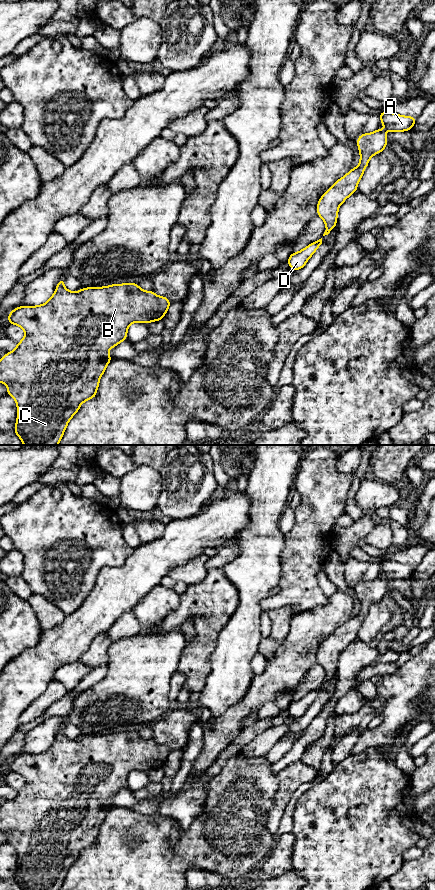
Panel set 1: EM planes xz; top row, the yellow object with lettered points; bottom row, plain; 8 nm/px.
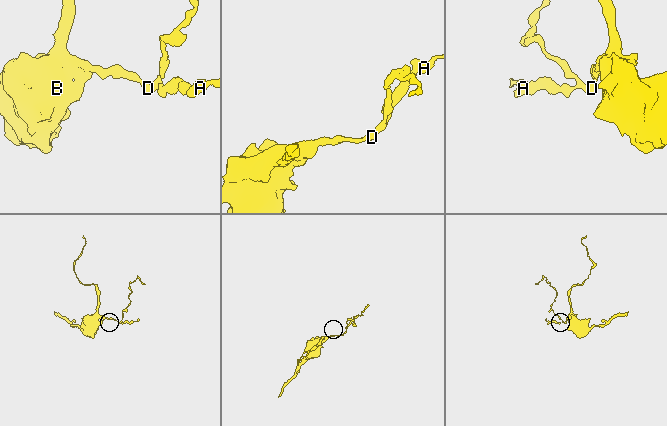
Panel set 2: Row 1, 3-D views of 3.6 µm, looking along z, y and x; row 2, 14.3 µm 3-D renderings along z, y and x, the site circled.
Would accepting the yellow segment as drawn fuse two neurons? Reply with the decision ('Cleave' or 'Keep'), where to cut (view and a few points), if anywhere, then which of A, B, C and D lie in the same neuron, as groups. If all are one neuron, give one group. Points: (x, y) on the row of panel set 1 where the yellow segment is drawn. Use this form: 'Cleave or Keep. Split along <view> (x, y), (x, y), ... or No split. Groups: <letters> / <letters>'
Keep. No split. Groups: A B C D

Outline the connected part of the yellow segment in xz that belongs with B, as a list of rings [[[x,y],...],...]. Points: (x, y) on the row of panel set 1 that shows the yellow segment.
[[[65,279],[59,280],[54,294],[46,303],[31,307],[19,306],[8,315],[9,323],[20,326],[25,332],[25,337],[17,343],[17,347],[13,351],[5,354],[0,360],[0,383],[8,386],[7,394],[13,397],[17,403],[17,421],[14,431],[24,445],[58,445],[69,420],[78,412],[81,404],[96,396],[99,380],[108,363],[113,359],[108,355],[108,351],[127,339],[127,330],[131,323],[148,324],[162,320],[171,304],[168,298],[157,296],[153,291],[144,291],[136,283],[113,284],[101,288],[88,287],[78,292],[72,292],[65,288],[64,281]]]

